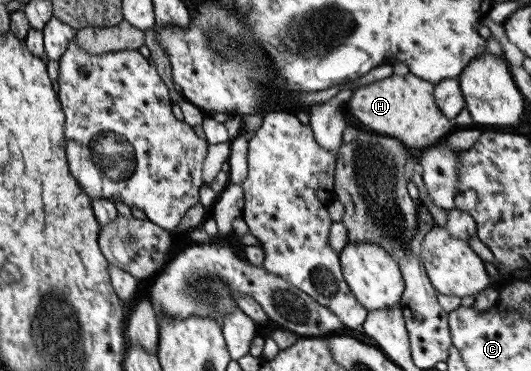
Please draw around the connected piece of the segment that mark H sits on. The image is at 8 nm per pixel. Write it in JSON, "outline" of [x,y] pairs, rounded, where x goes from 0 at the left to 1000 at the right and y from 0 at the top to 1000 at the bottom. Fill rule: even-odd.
{"outline":[[[768,197],[761,205],[738,199],[729,210],[706,218],[684,235],[667,240],[653,283],[659,302],[689,340],[725,367],[753,377],[768,404],[806,399],[838,383],[859,350],[861,340],[836,313],[817,272],[817,235],[812,221],[795,216],[782,199]]]}

